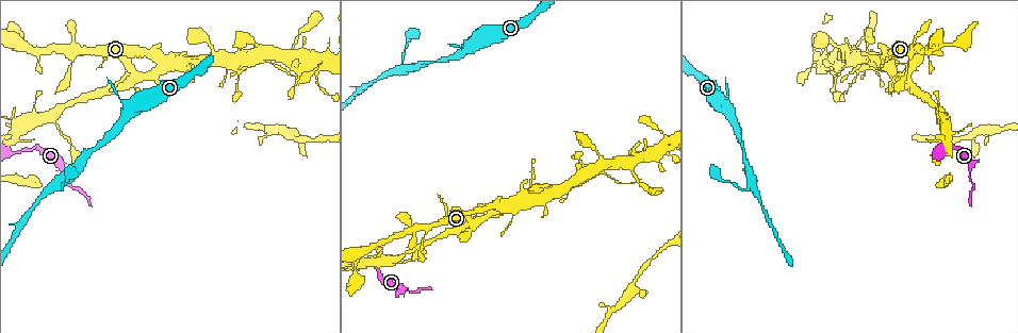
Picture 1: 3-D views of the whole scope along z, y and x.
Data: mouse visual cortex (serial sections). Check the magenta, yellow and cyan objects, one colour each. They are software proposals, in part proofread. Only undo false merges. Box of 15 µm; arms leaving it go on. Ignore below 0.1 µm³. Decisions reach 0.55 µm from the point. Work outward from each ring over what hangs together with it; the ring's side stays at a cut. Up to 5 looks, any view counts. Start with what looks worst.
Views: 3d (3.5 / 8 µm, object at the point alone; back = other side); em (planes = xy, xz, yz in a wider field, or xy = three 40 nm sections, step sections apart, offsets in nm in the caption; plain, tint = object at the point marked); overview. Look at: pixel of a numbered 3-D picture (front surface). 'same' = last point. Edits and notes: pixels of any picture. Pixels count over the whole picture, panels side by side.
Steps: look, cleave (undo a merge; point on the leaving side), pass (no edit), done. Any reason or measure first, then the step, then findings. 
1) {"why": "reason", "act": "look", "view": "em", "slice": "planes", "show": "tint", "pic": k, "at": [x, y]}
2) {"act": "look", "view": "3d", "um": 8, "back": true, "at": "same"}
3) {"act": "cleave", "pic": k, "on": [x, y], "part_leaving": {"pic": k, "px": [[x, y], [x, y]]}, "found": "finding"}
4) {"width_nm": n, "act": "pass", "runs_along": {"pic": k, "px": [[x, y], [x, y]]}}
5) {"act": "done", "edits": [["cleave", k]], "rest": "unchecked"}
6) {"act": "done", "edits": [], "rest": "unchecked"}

{"why": "abrupt turn", "act": "look", "view": "3d", "um": 8, "pic": 1, "at": [13, 152]}

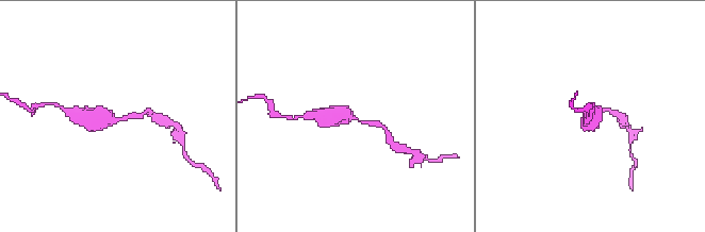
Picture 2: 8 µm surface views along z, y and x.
{"act": "look", "view": "em", "slice": "xy", "step": 5, "show": "tint", "pic": 2, "at": [358, 121]}

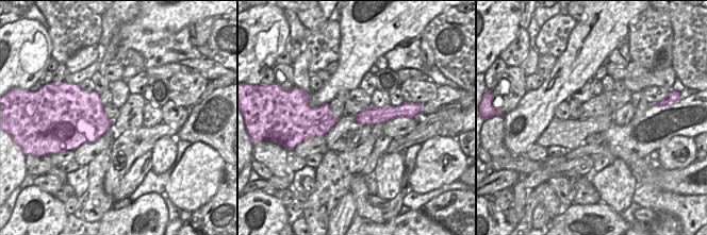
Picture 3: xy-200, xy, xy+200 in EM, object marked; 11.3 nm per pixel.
{"act": "pass", "runs_along": {"pic": 3, "px": [[403, 113], [385, 113], [358, 118]]}, "found": "all the same cell"}

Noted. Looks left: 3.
{"why": "three-way junction", "act": "look", "view": "3d", "um": 3.5, "pic": 1, "at": [397, 70]}

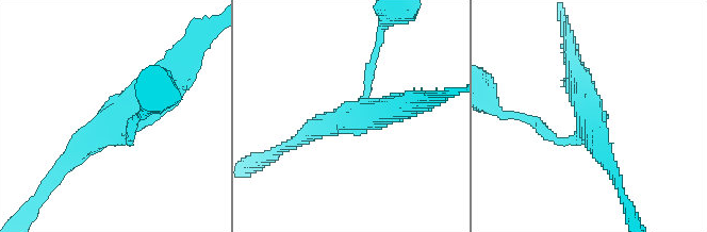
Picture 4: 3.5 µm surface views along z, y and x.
{"arms": 3, "arm_widths_nm": [150, 250, 400], "why": "now the EM", "act": "look", "view": "em", "slice": "xy", "step": 3, "show": "tint", "pic": 4, "at": [350, 120]}

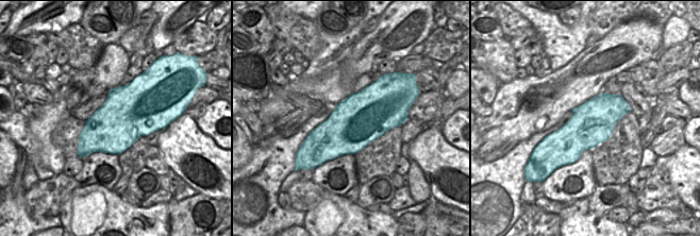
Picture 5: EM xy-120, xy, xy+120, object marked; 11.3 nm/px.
{"act": "pass", "runs_along": {"pic": 4, "px": [[165, 79], [97, 131], [61, 170]]}, "found": "one cell here"}

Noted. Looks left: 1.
{"act": "done", "edits": [], "rest": "unchecked"}

